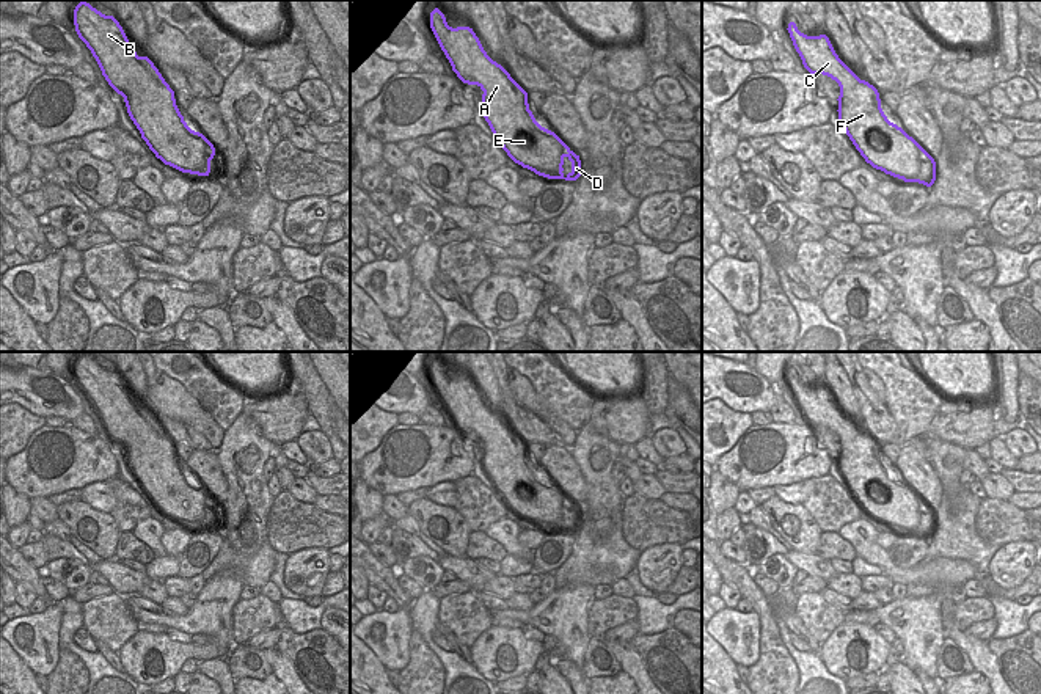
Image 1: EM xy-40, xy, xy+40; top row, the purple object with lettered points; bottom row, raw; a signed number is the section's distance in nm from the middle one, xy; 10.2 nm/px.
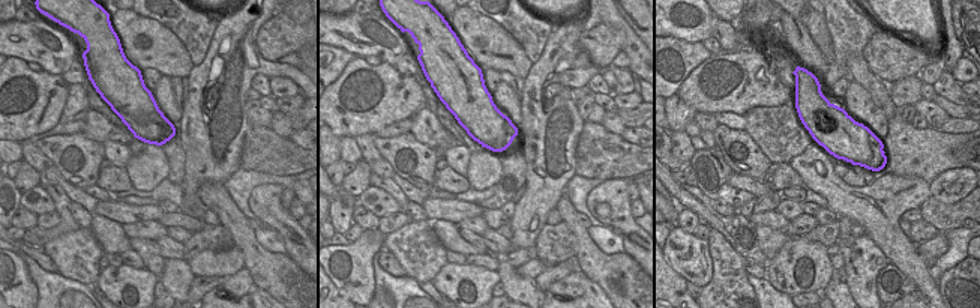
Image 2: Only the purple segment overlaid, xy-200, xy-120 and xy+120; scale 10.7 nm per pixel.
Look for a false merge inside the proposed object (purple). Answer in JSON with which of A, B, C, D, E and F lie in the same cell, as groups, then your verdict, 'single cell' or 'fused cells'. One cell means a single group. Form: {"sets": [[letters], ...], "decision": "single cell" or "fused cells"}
{"sets": [["A", "B", "C", "D", "E", "F"]], "decision": "single cell"}

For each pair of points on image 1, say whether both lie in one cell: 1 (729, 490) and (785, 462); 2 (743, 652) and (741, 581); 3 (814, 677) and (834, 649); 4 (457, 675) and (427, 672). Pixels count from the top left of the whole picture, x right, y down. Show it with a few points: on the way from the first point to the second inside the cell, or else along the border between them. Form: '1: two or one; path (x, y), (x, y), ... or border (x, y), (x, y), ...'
1: two; border (718, 470), (740, 490)
2: two; border (754, 609), (759, 619), (760, 647)
3: two; border (817, 653), (825, 668), (839, 677)
4: two; border (424, 642), (440, 661), (445, 677)

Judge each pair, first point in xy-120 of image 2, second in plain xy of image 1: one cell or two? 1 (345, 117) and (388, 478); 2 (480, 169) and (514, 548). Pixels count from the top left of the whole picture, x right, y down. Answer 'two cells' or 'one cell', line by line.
1: one cell
2: two cells

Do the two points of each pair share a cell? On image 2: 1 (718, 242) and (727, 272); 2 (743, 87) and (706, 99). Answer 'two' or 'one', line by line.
1: one
2: one

